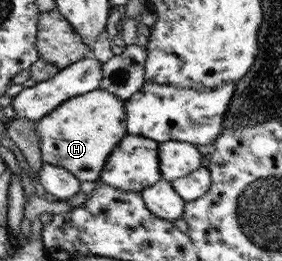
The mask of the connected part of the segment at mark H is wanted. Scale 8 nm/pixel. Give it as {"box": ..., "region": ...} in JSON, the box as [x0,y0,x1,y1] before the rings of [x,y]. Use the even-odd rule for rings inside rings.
{"box":[35,87,128,182],"region":[[[100,87],[71,97],[35,123],[43,163],[61,166],[81,181],[96,182],[106,167],[110,153],[128,133],[126,119],[125,102],[117,94],[108,93]]]}

